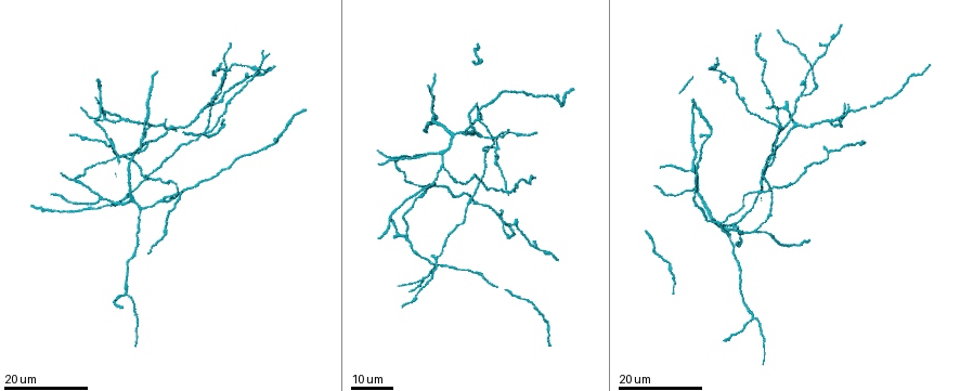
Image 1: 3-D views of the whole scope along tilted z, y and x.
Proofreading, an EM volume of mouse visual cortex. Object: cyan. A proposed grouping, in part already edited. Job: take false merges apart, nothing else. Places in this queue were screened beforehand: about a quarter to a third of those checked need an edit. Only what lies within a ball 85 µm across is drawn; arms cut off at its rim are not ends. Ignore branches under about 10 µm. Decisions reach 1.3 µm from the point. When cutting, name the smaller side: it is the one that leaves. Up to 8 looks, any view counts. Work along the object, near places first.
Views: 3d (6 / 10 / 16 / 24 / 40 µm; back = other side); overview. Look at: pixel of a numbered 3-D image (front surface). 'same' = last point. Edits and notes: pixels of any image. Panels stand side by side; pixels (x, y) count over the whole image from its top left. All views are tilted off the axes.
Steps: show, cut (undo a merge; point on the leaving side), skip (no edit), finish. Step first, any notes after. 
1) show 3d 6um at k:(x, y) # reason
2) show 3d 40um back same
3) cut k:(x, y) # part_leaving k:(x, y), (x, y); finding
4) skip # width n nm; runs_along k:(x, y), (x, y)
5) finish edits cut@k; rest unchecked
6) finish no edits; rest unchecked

show 3d 16um at 1:(135, 200) # two arms in line, one across

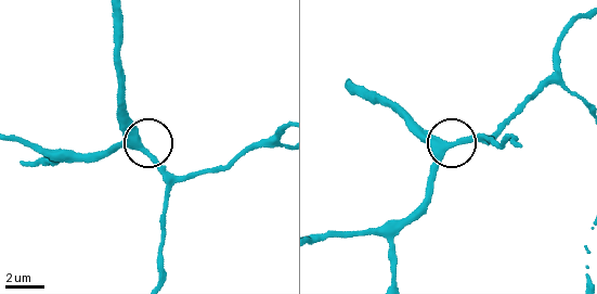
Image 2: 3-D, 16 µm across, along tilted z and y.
show 3d 6um at 2:(449, 146) # zoom in

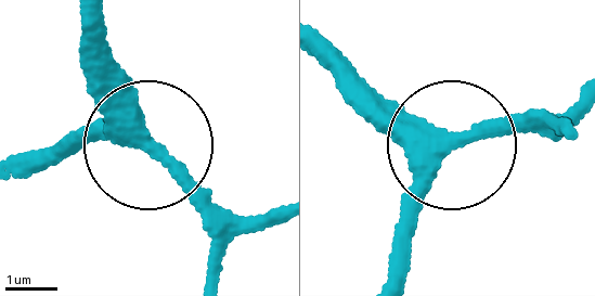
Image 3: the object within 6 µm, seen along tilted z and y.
skip # arms 3; runs_along 3:(385, 279), (401, 205), (448, 151), (333, 73); one cell here

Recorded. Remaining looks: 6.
show 3d 24um at 1:(779, 127) # four or more arms meet

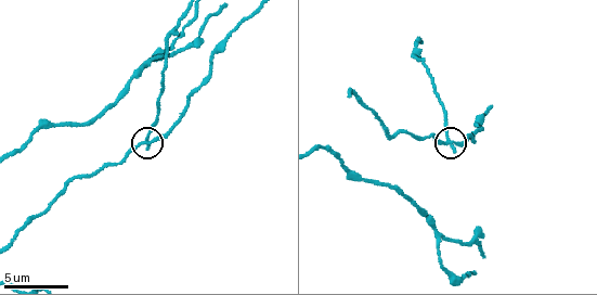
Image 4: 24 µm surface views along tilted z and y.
show 3d 10um at 4:(146, 136)

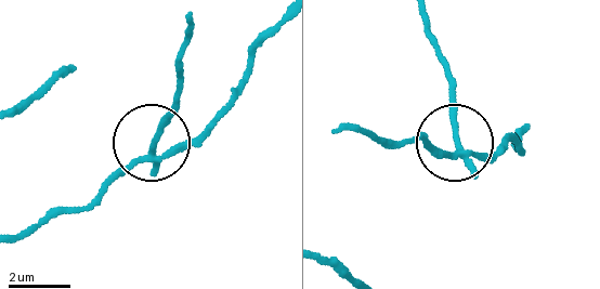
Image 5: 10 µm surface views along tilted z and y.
cut 5:(160, 130) # arms 4; part_leaving 5:(153, 155), (178, 91), (192, 22); two cells meet here

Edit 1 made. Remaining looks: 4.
show overview

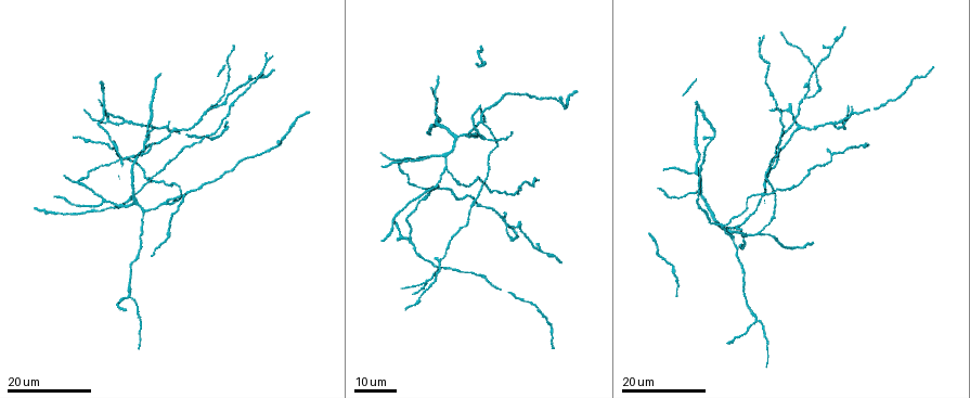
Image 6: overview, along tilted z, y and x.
show 3d 16um at 6:(505, 227) # three-way junction

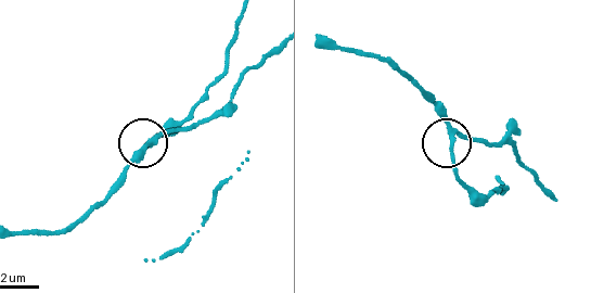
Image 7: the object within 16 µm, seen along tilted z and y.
show 3d 10um at 7:(150, 142) # zoom in

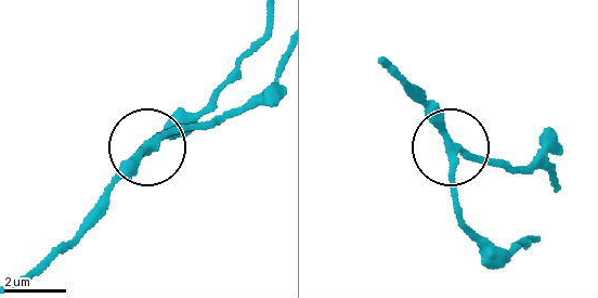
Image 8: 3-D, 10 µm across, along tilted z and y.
skip # side_arm 24 um; arms 3; all the same cell

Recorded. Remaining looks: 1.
finish edits cut@5; rest unchecked

